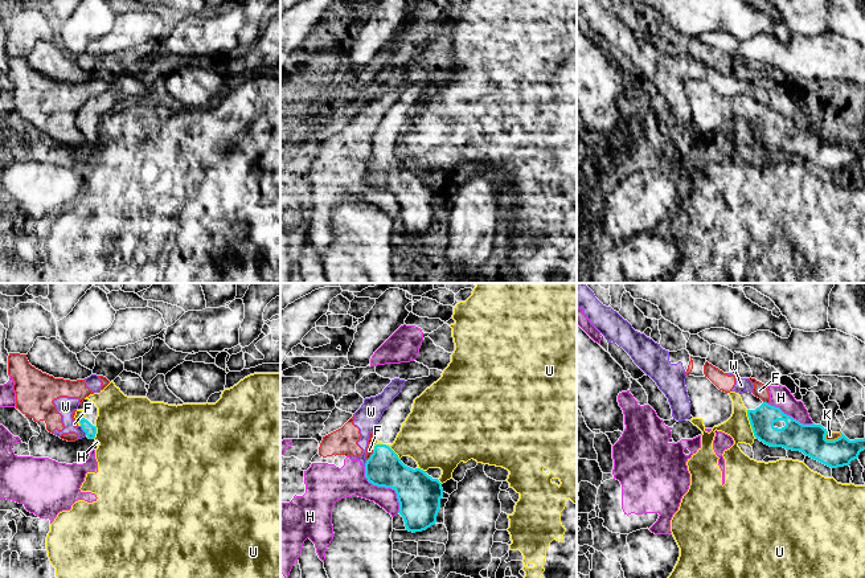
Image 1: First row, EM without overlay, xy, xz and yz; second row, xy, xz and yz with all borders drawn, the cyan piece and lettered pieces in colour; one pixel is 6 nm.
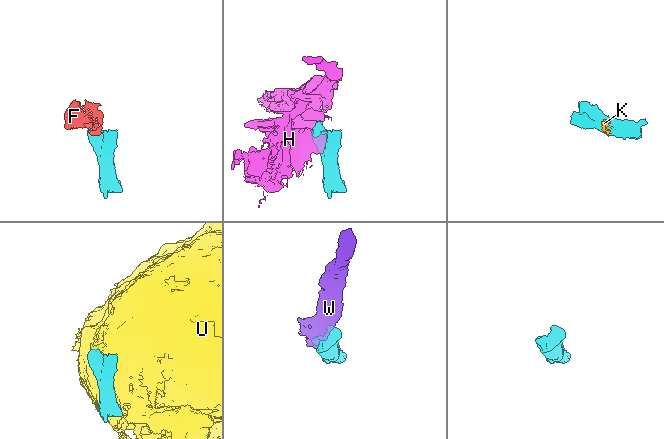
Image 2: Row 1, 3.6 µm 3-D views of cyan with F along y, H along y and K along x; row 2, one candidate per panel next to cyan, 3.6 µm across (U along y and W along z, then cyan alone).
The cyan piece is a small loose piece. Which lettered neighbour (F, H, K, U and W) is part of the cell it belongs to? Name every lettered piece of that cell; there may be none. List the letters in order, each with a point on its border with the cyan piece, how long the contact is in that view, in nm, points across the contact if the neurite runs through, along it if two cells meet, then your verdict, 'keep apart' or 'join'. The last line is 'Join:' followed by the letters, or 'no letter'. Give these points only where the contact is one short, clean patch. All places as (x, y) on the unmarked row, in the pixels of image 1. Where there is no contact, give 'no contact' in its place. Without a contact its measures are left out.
F: contact xz (370, 159); length 80 nm; keep apart
H: contact xz (385, 191); length 360 nm; keep apart
K: contact yz (835, 143); length 120 nm; border yz (841, 136), (833, 143), (824, 142); keep apart
U: contact yz (750, 127); length 180 nm; keep apart
W: contact xy (82, 132); length 70 nm; border xy (80, 130), (86, 138); keep apart
Join: no letter

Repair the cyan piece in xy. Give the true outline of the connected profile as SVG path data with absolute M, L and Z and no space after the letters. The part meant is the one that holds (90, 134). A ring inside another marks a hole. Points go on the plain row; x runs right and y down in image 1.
M83 103L77 114L86 114L86 120L79 122L82 134L86 136L89 143L94 143L97 138L95 123L98 120L98 111L90 103Z

